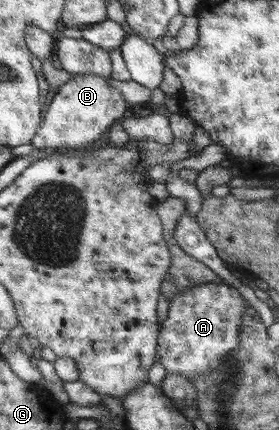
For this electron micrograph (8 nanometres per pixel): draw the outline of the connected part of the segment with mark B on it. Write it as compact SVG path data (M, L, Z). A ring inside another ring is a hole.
M91 74L73 75L51 94L45 121L42 121L41 128L31 141L34 147L49 151L85 151L103 143L102 135L106 133L106 129L114 128L126 111L126 101L122 99L118 89L108 84L107 79Z

